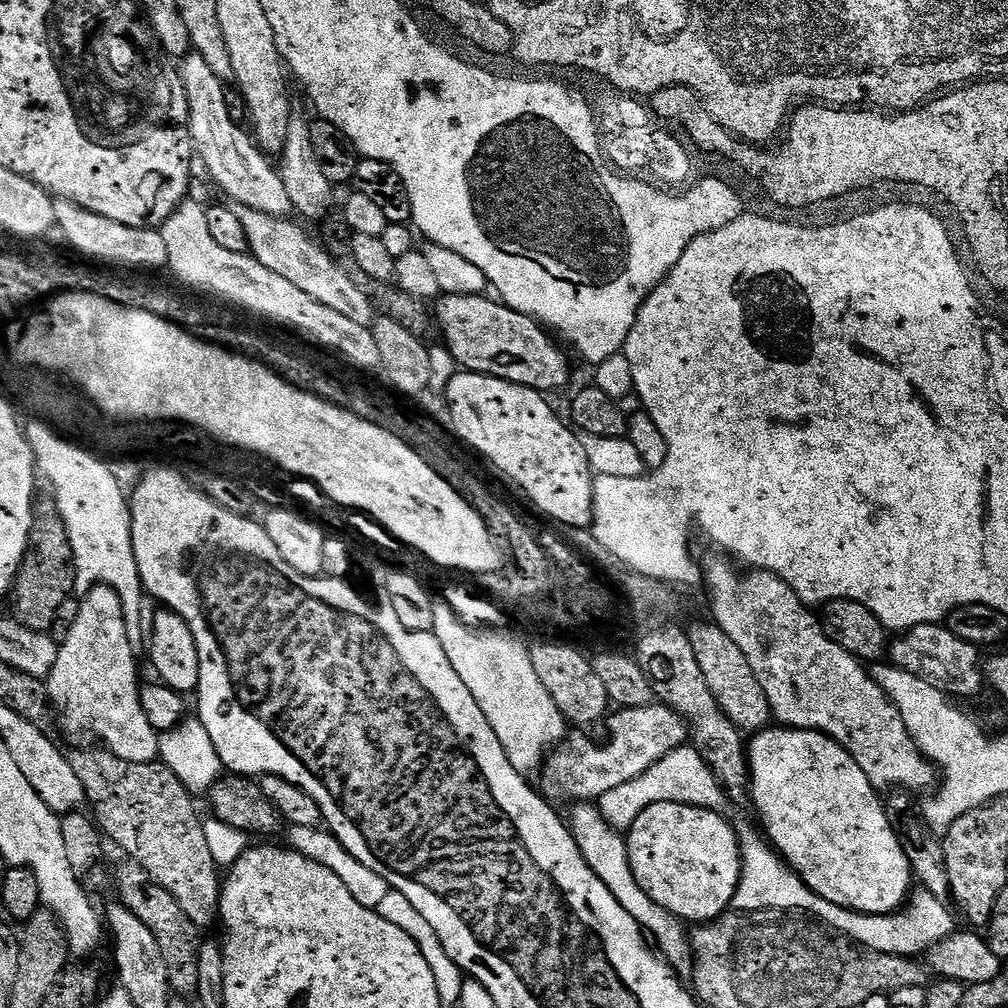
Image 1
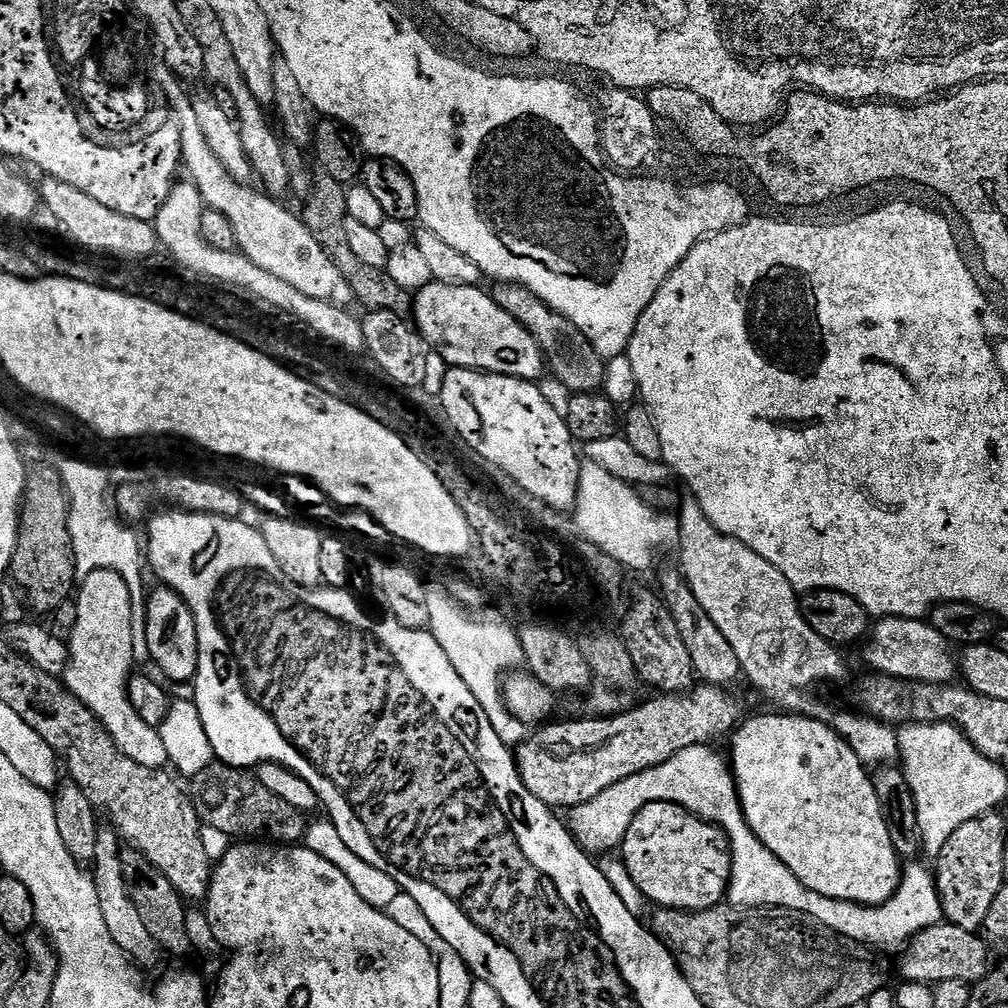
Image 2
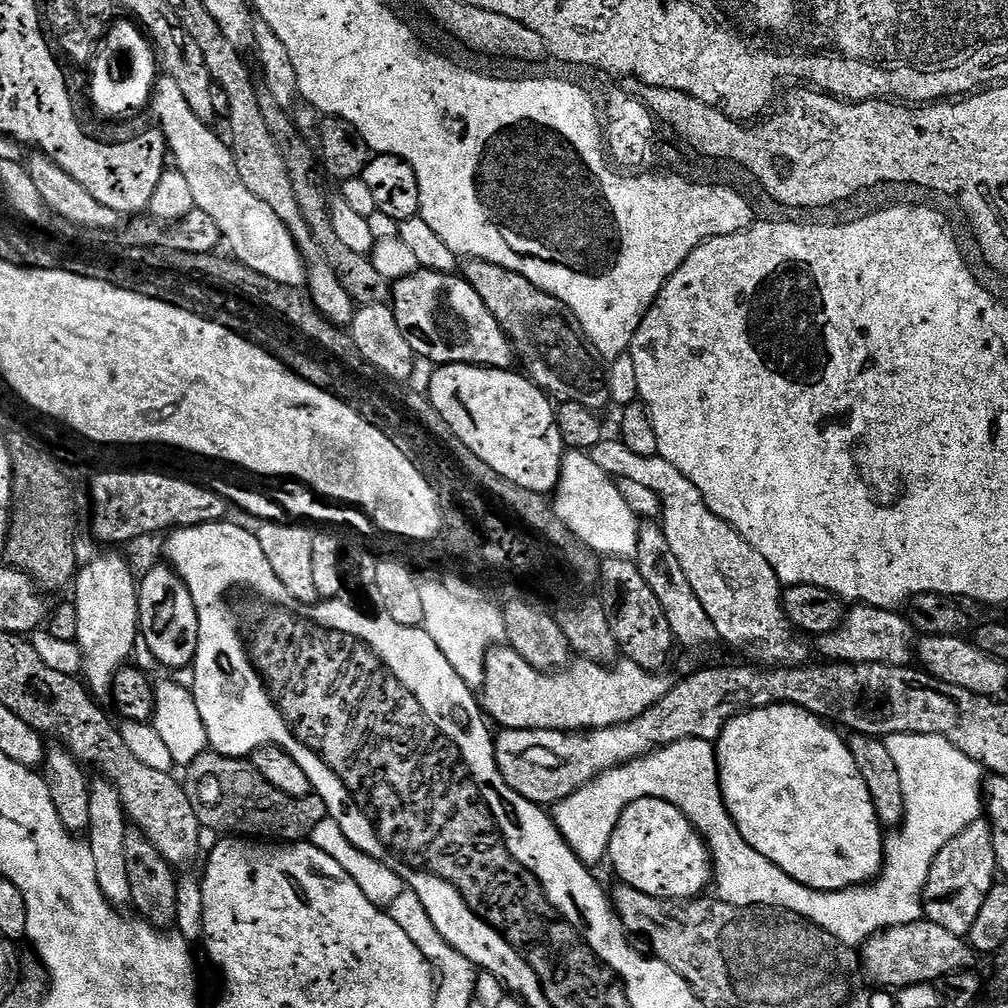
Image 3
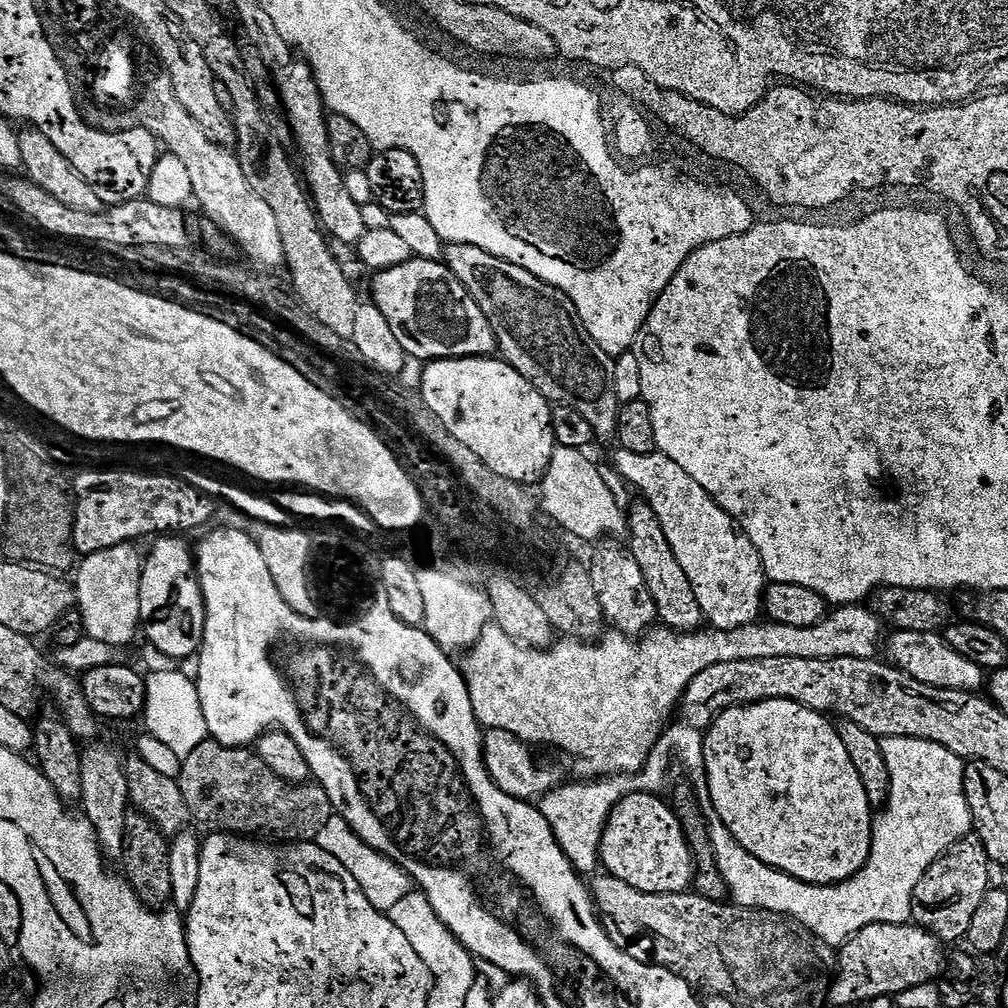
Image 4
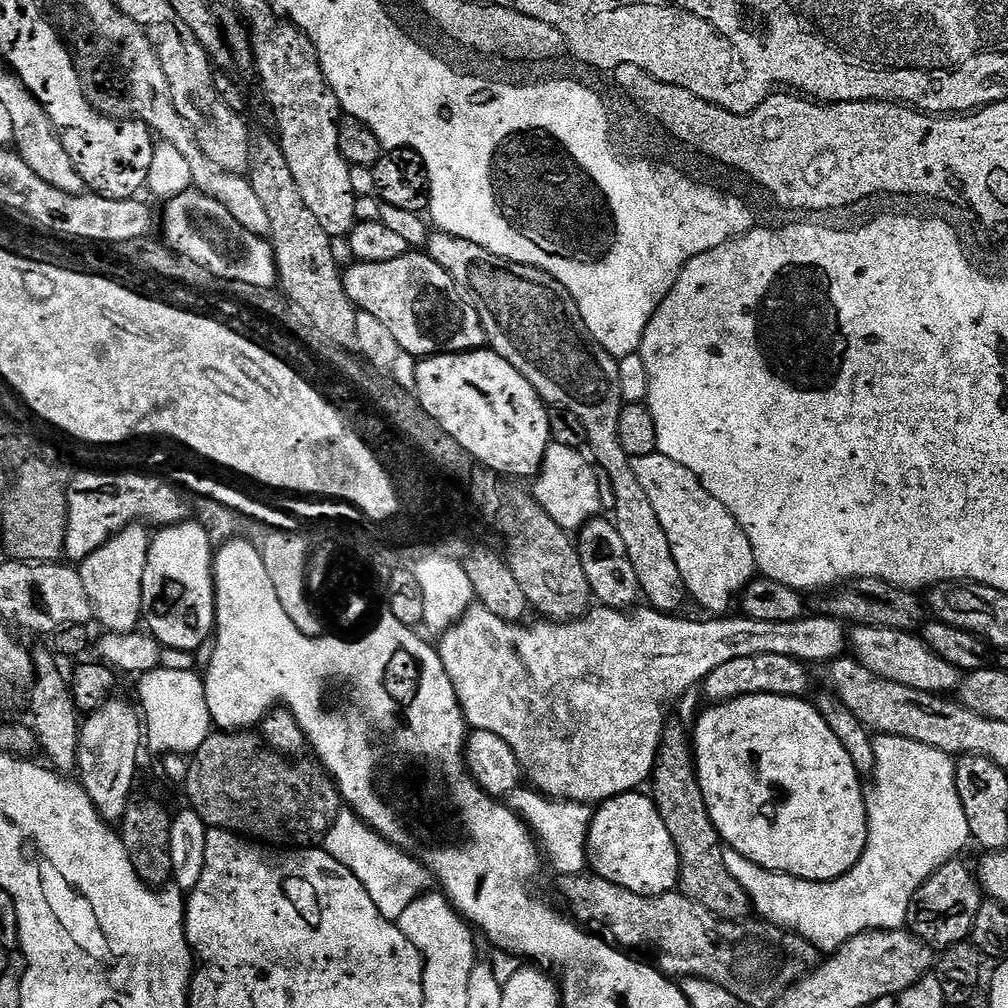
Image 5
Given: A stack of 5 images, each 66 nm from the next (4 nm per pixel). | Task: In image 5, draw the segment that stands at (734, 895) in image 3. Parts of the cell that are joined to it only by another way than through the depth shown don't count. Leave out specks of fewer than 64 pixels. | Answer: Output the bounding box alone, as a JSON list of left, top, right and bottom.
[506,735,970,954]

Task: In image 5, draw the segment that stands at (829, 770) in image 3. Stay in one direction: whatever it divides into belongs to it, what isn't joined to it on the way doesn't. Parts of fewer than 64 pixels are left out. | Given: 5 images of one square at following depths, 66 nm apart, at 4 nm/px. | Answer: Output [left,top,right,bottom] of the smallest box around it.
[690,694,868,880]

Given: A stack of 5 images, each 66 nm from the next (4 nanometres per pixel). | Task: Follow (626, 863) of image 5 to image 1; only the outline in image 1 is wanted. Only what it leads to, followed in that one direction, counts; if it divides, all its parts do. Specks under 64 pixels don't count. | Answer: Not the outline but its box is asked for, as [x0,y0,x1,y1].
[627,802,740,926]

